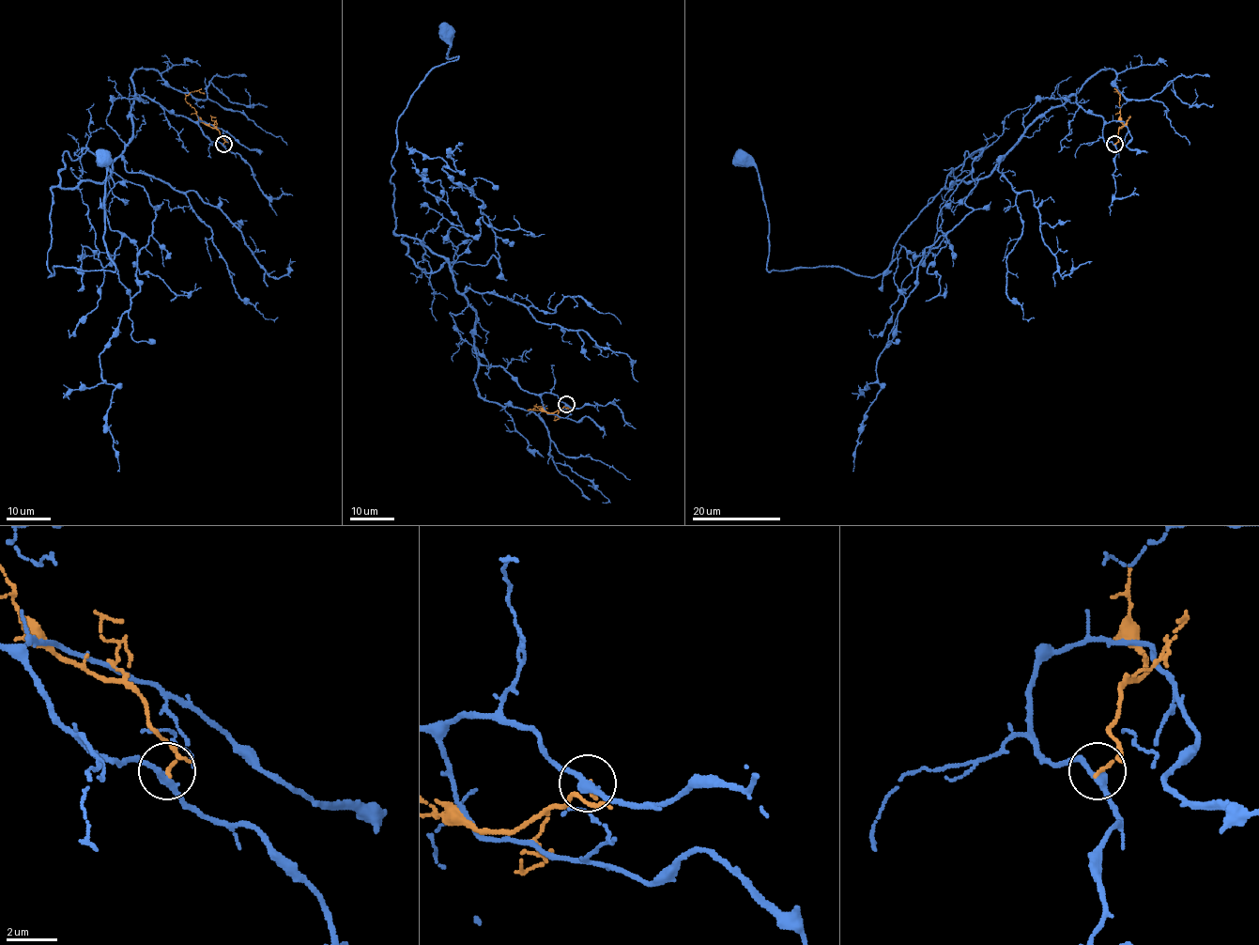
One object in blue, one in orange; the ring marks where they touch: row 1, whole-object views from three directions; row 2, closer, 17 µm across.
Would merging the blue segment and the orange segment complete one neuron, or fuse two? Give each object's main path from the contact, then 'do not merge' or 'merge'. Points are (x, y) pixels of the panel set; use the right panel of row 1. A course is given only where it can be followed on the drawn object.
blue via (1114, 144), (1071, 95), (987, 176), (942, 190), (874, 277), (767, 271), (769, 217), (758, 168), (742, 156) | orange via (1114, 144), (1122, 126), (1120, 96), (1115, 90), (1118, 94) | do not merge

